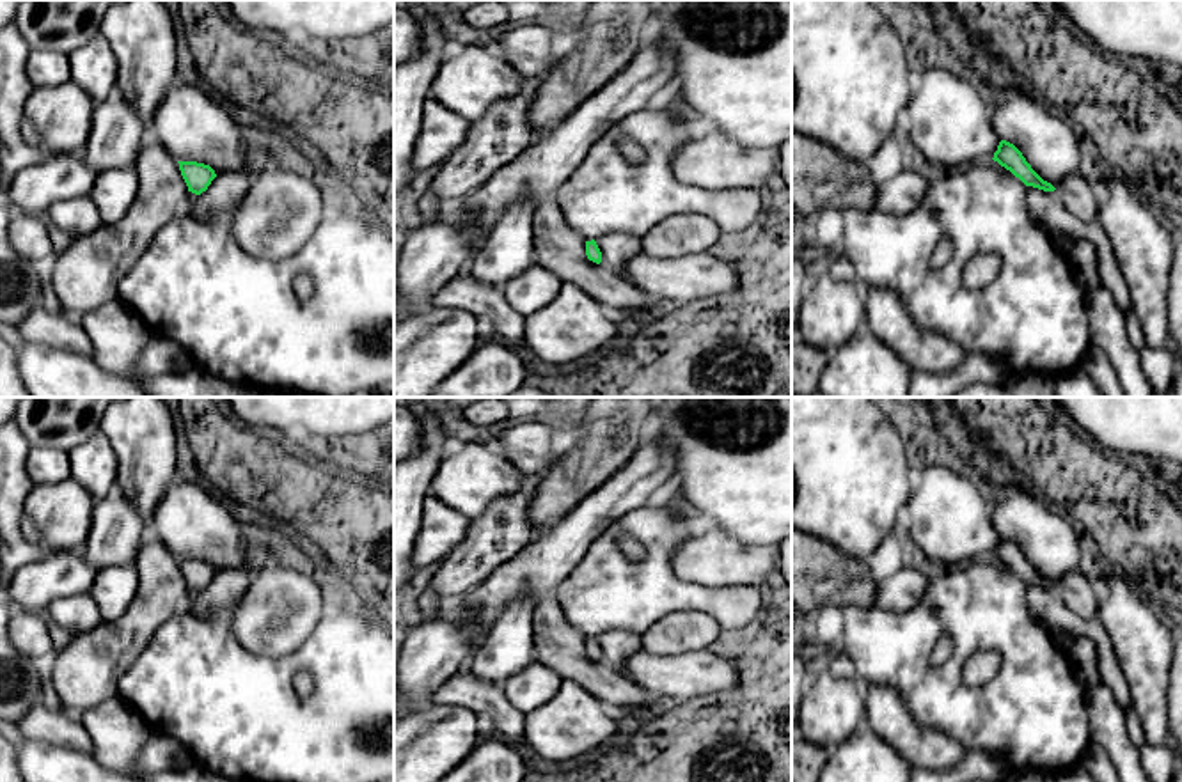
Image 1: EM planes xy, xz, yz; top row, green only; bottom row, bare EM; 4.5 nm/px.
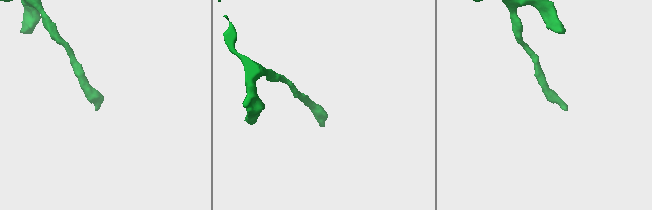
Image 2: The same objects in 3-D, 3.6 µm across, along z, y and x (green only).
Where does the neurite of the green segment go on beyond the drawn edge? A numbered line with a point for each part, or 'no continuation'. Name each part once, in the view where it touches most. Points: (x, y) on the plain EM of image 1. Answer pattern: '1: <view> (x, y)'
no continuation

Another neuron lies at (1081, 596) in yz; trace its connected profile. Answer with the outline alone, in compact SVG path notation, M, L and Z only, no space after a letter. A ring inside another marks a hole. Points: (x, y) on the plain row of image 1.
M1081 569L1072 571L1056 583L1067 606L1083 619L1097 619L1099 585L1091 583Z

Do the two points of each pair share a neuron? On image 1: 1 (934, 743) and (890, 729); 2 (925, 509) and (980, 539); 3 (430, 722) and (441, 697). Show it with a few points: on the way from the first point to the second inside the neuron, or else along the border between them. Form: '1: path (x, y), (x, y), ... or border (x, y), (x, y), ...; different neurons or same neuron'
1: path (923, 743), (913, 742), (900, 729); same neuron
2: path (939, 513), (966, 532); same neuron
3: border (430, 704), (460, 704), (476, 713); different neurons

